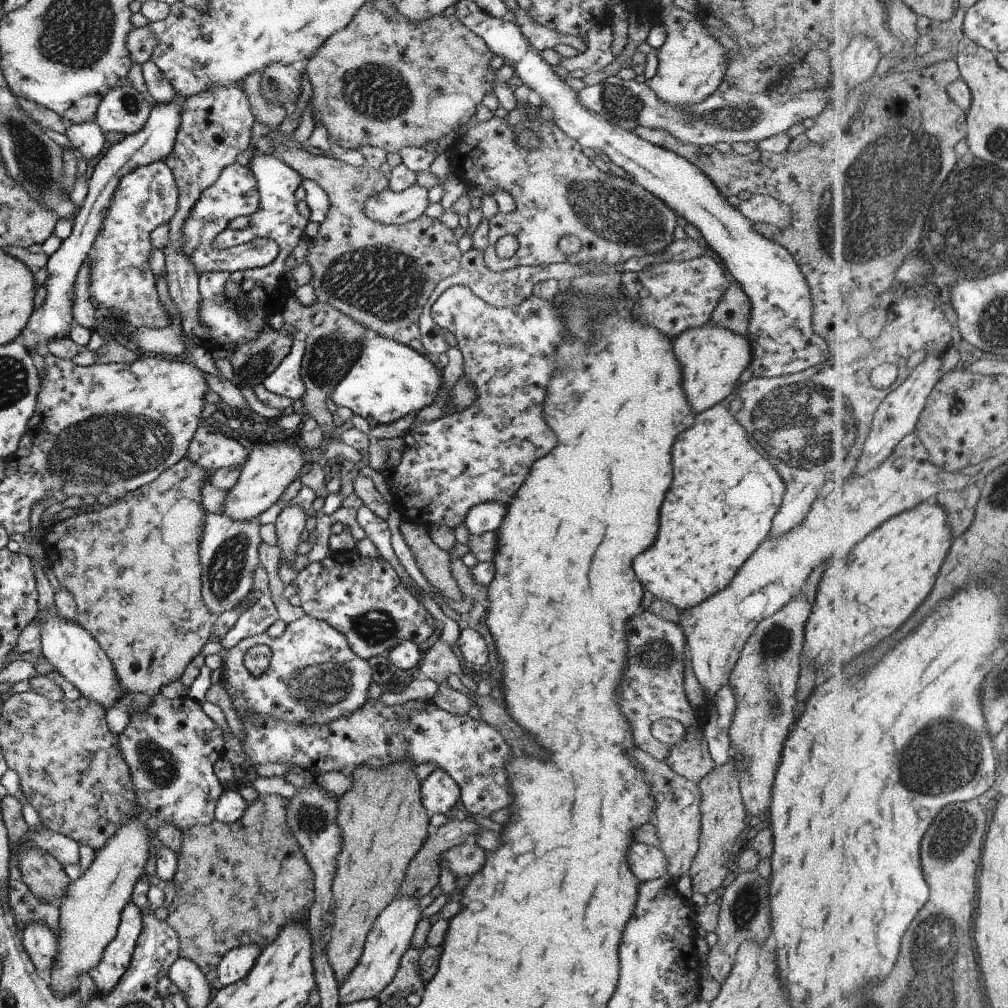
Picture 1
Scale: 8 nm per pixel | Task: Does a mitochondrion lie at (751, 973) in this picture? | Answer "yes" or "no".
no

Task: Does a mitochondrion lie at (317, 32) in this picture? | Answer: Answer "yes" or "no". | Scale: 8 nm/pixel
no

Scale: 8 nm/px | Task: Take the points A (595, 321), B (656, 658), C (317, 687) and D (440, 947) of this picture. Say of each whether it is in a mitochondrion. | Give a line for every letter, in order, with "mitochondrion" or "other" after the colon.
A: mitochondrion
B: mitochondrion
C: mitochondrion
D: other

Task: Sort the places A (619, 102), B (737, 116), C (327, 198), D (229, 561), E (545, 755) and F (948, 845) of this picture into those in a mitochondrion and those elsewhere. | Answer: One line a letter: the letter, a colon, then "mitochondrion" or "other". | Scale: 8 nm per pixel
A: mitochondrion
B: mitochondrion
C: other
D: mitochondrion
E: other
F: mitochondrion

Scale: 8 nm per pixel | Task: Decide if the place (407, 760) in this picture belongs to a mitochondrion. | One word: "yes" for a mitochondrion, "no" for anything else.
no

